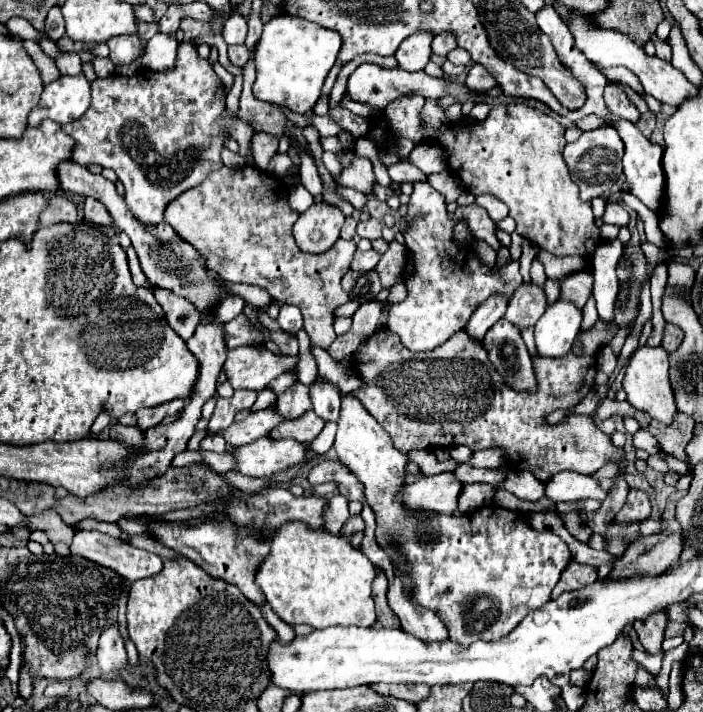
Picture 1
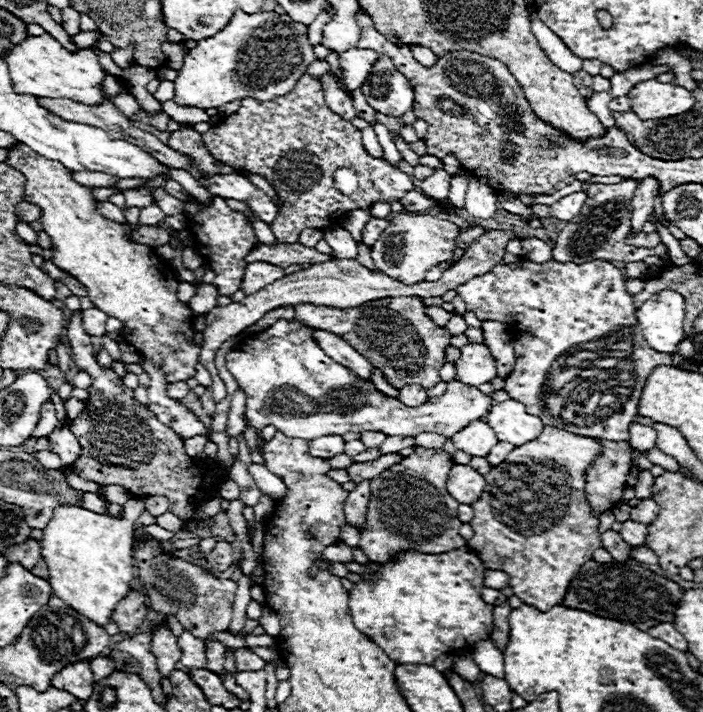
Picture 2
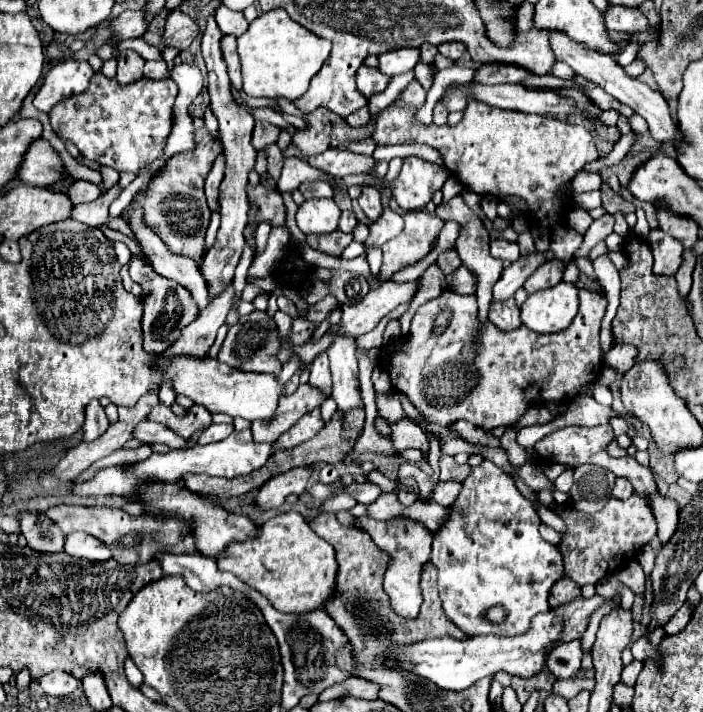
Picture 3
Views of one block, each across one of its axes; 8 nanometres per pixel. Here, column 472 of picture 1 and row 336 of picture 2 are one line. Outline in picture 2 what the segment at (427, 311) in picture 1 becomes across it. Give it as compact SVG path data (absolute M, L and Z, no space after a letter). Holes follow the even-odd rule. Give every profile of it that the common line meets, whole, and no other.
M278 320L272 324L272 336L260 334L226 354L226 368L246 392L246 418L256 430L274 424L290 438L314 440L346 432L384 432L386 436L416 436L420 432L438 432L446 438L480 420L492 406L492 398L476 386L450 382L446 392L430 398L416 408L404 406L376 390L372 382L360 380L350 368L328 358L310 330L300 322Z

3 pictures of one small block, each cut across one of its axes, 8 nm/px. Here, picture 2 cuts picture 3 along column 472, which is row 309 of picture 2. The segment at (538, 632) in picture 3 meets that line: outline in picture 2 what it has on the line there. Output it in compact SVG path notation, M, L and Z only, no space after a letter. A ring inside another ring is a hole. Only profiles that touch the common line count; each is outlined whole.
M676 292L654 294L636 310L636 318L644 340L656 352L674 352L684 338L684 298Z

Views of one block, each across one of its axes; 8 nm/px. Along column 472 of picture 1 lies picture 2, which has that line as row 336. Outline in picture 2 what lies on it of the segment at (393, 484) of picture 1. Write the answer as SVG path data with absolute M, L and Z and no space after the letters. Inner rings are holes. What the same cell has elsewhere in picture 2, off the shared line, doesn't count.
M518 260L514 264L494 266L490 274L460 284L456 292L480 322L496 320L512 330L516 364L512 376L504 382L504 390L512 400L522 402L526 412L540 416L546 426L556 426L572 434L614 442L630 440L628 428L638 414L642 388L656 366L672 364L672 356L654 352L642 338L634 316L636 308L632 304L632 294L626 292L622 270L606 260L592 260L586 264L562 264L554 260L536 264L530 260ZM570 352L586 352L586 360L616 358L618 364L612 368L618 370L618 380L600 380L606 384L598 384L596 380L584 384L584 380L578 380L578 384L570 386L570 392L568 388L564 392L564 384L576 380L550 380L554 374L574 370L576 376L582 374L582 378L588 378L588 368L582 362L554 364L560 356L568 356ZM586 388L594 388L602 394L598 412L592 412L590 416L580 412L582 406L574 406L580 392Z

